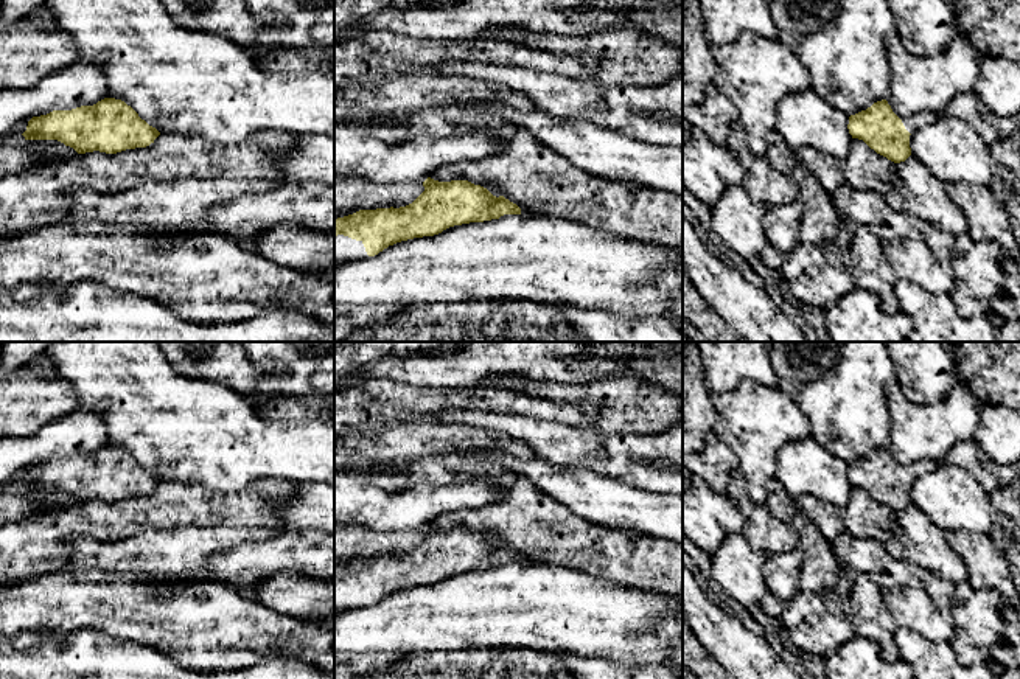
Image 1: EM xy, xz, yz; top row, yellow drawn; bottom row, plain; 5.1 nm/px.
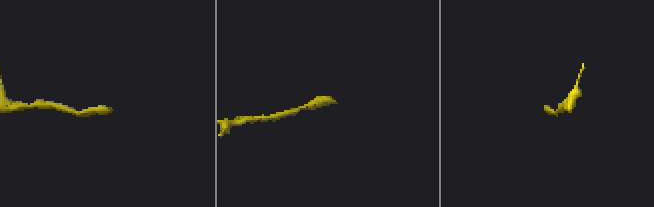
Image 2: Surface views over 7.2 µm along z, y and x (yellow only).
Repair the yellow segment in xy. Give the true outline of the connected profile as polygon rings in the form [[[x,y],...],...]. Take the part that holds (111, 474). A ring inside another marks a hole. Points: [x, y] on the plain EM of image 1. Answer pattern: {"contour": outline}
{"contour": [[[104,446],[93,454],[33,465],[22,483],[25,488],[58,488],[78,502],[117,502],[146,496],[160,480],[124,449]]]}

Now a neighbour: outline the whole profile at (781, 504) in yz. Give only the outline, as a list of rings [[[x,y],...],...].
[[[774,477],[767,483],[767,502],[770,511],[799,533],[799,548],[804,553],[799,587],[804,590],[829,590],[837,586],[843,570],[837,561],[830,542],[818,527],[801,511],[784,485]]]

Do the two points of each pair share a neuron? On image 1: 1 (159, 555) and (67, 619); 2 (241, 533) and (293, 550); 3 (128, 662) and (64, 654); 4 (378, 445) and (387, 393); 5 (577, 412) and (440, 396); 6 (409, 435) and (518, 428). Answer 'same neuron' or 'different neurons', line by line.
1: different neurons
2: different neurons
3: same neuron
4: different neurons
5: same neuron
6: different neurons

